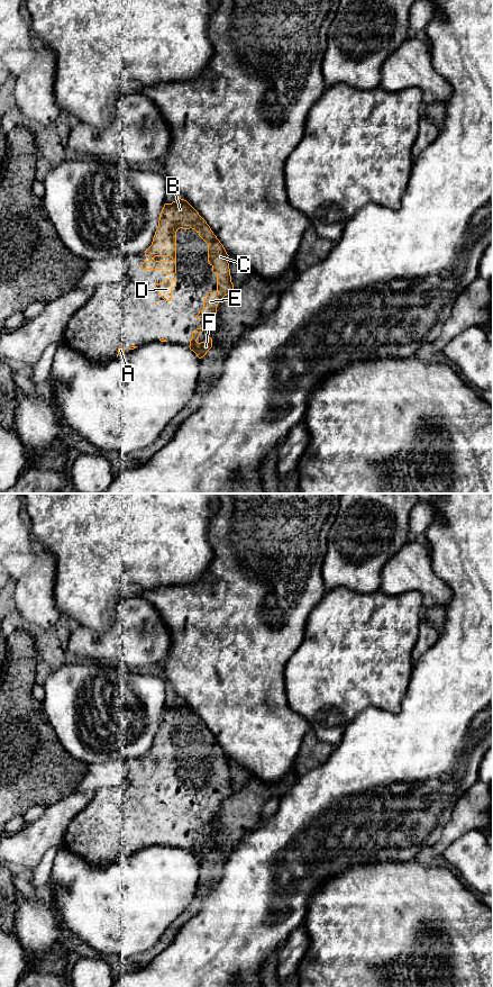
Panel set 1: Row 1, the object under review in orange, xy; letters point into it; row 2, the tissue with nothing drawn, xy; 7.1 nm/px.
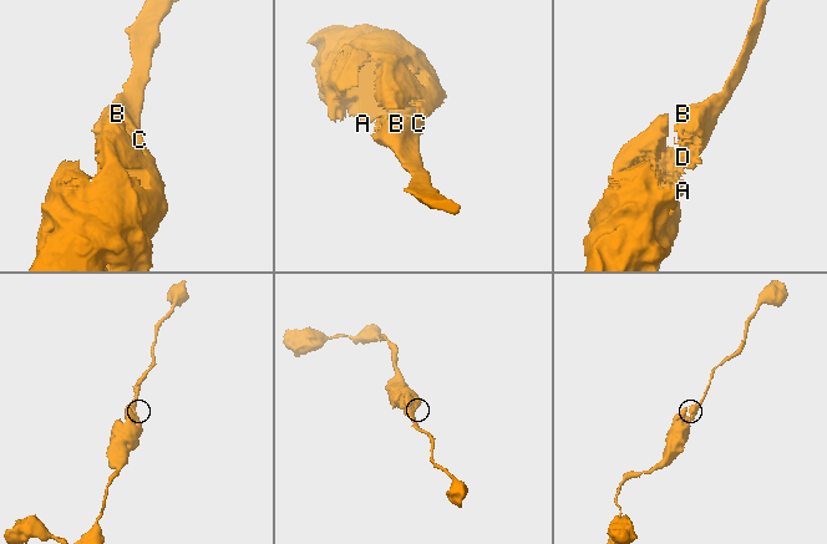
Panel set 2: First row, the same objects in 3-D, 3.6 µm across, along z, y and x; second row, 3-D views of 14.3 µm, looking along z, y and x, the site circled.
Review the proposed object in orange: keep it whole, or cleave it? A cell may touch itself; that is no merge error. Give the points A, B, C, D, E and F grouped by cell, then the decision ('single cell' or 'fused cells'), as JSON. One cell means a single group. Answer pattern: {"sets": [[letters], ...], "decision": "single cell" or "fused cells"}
{"sets": [["A", "B", "C", "D", "E", "F"]], "decision": "single cell"}

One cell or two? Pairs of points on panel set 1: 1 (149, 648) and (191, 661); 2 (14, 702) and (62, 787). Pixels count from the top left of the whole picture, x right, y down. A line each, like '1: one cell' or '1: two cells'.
1: two cells
2: one cell

